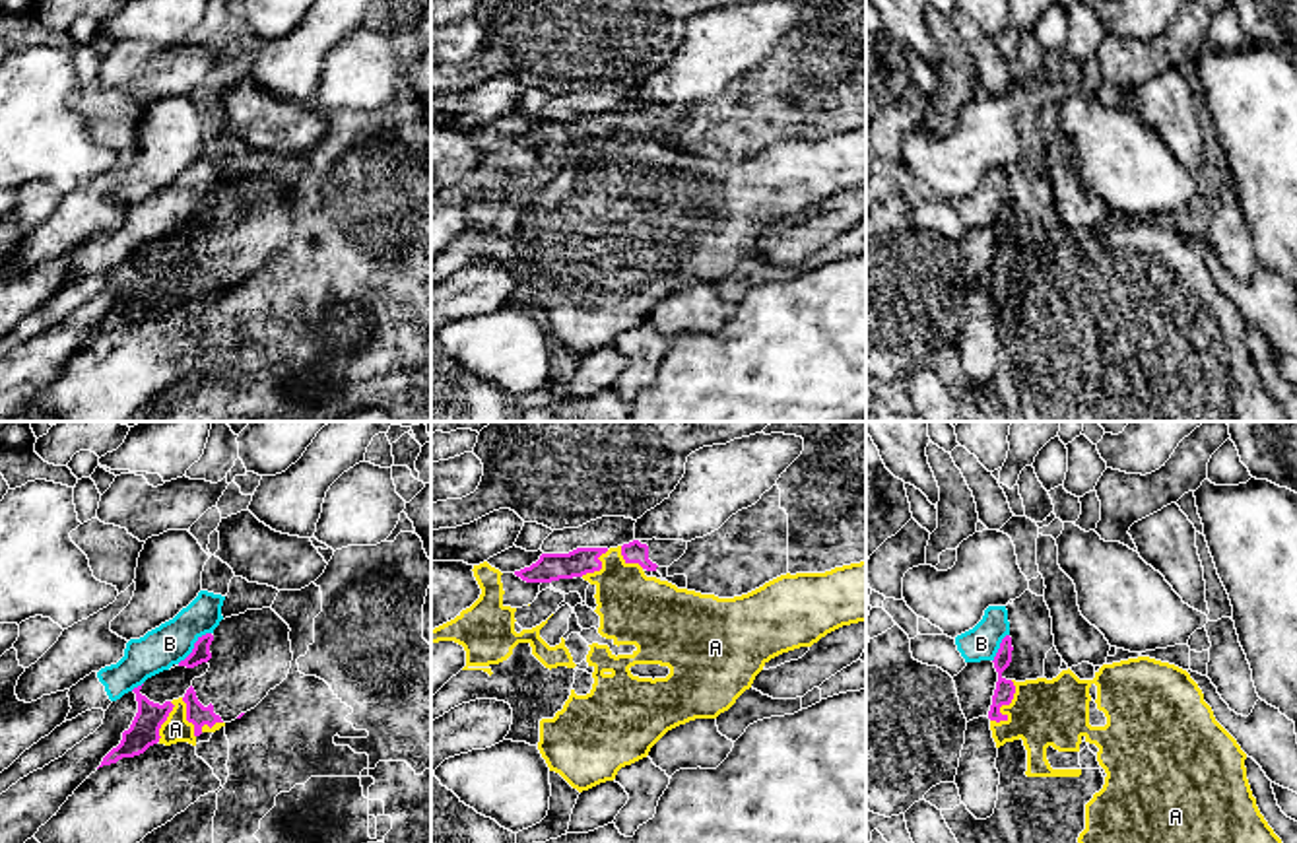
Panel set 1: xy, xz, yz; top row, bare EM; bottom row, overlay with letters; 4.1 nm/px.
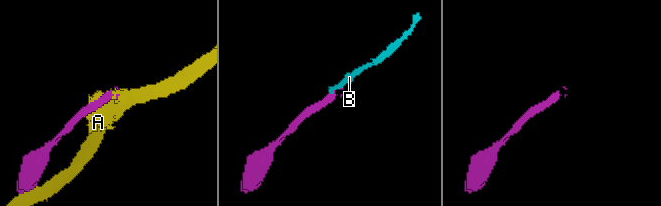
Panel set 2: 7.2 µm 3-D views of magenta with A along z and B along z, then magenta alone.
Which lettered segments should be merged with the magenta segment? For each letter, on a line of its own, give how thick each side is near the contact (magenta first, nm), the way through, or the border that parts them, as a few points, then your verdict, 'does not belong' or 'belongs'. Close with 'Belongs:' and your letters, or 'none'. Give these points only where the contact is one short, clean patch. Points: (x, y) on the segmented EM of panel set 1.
A: calibres 80 and 280 nm; does not belong
B: calibres 80 and 170 nm; border xy (210, 632), (177, 663); does not belong
Belongs: none

